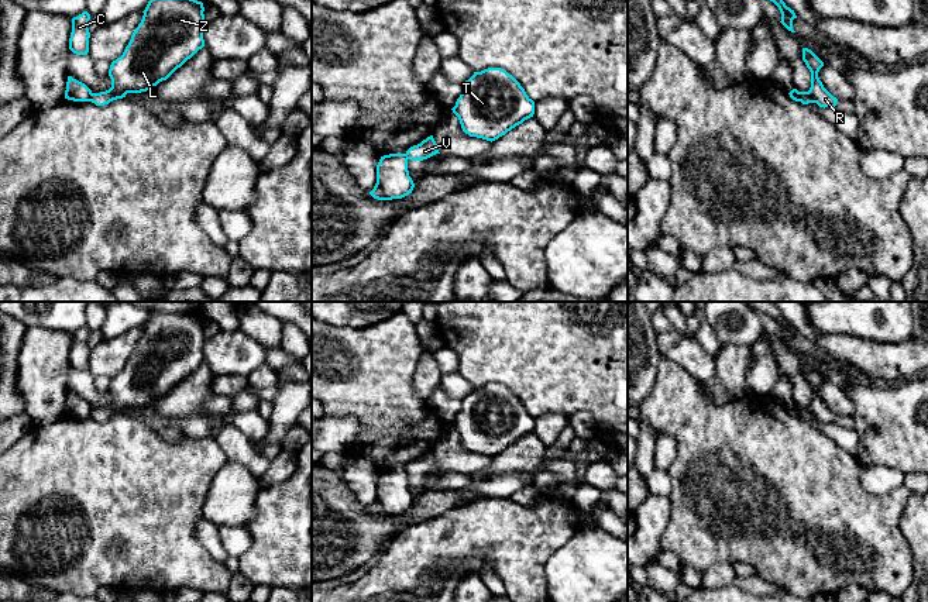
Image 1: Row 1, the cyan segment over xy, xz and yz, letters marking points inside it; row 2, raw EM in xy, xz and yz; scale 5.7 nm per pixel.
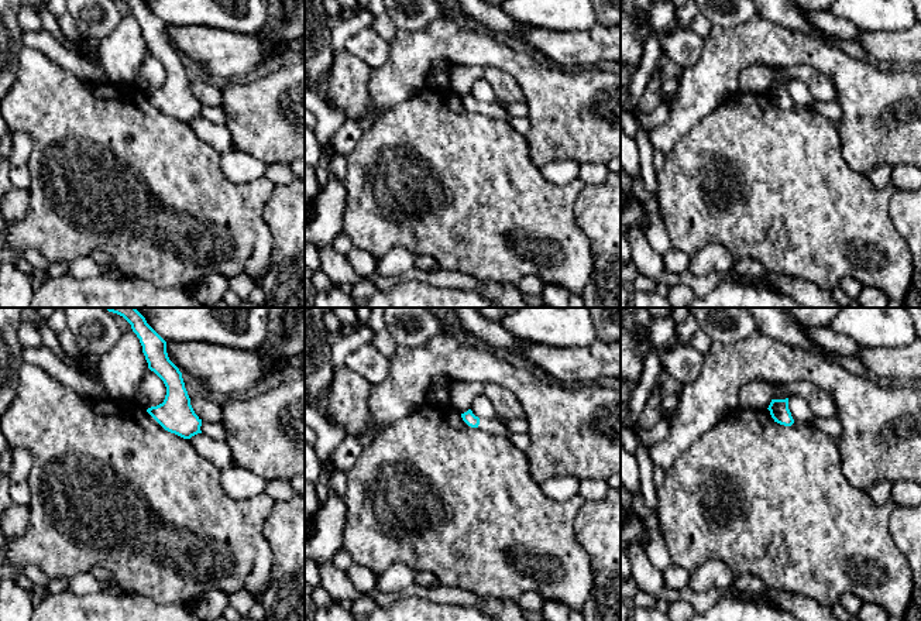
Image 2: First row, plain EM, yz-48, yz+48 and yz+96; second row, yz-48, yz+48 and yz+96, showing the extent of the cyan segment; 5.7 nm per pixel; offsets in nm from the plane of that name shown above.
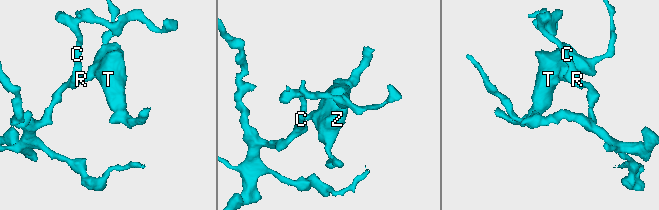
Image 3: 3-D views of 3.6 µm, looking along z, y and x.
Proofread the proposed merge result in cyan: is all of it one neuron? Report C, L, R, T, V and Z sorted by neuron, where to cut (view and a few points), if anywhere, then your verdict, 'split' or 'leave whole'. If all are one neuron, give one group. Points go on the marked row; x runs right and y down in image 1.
C R / L T V Z; cut in xy along (92, 93), (89, 100); split

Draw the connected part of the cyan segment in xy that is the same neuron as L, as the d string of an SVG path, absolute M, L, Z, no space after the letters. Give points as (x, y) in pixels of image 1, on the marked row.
M149 0L123 55L111 62L111 87L92 93L96 106L166 80L204 47L204 7L197 0Z

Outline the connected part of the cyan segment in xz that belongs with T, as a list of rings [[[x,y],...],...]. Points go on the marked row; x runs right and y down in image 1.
[[[488,68],[481,72],[474,72],[474,75],[461,85],[461,94],[451,110],[458,117],[465,134],[492,142],[525,120],[533,117],[535,102],[505,69]]]

